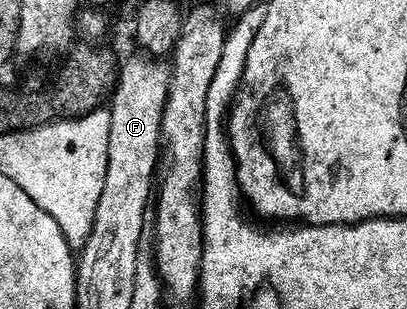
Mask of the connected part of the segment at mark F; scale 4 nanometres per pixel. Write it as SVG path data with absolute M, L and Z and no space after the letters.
M150 57L130 59L120 67L118 86L114 88L112 102L109 104L111 125L111 145L108 147L107 181L104 193L96 209L92 237L114 237L118 241L137 241L142 239L142 221L146 215L146 205L150 199L150 178L154 170L160 167L160 148L162 141L162 123L168 118L166 102L170 92L171 68L165 62Z

